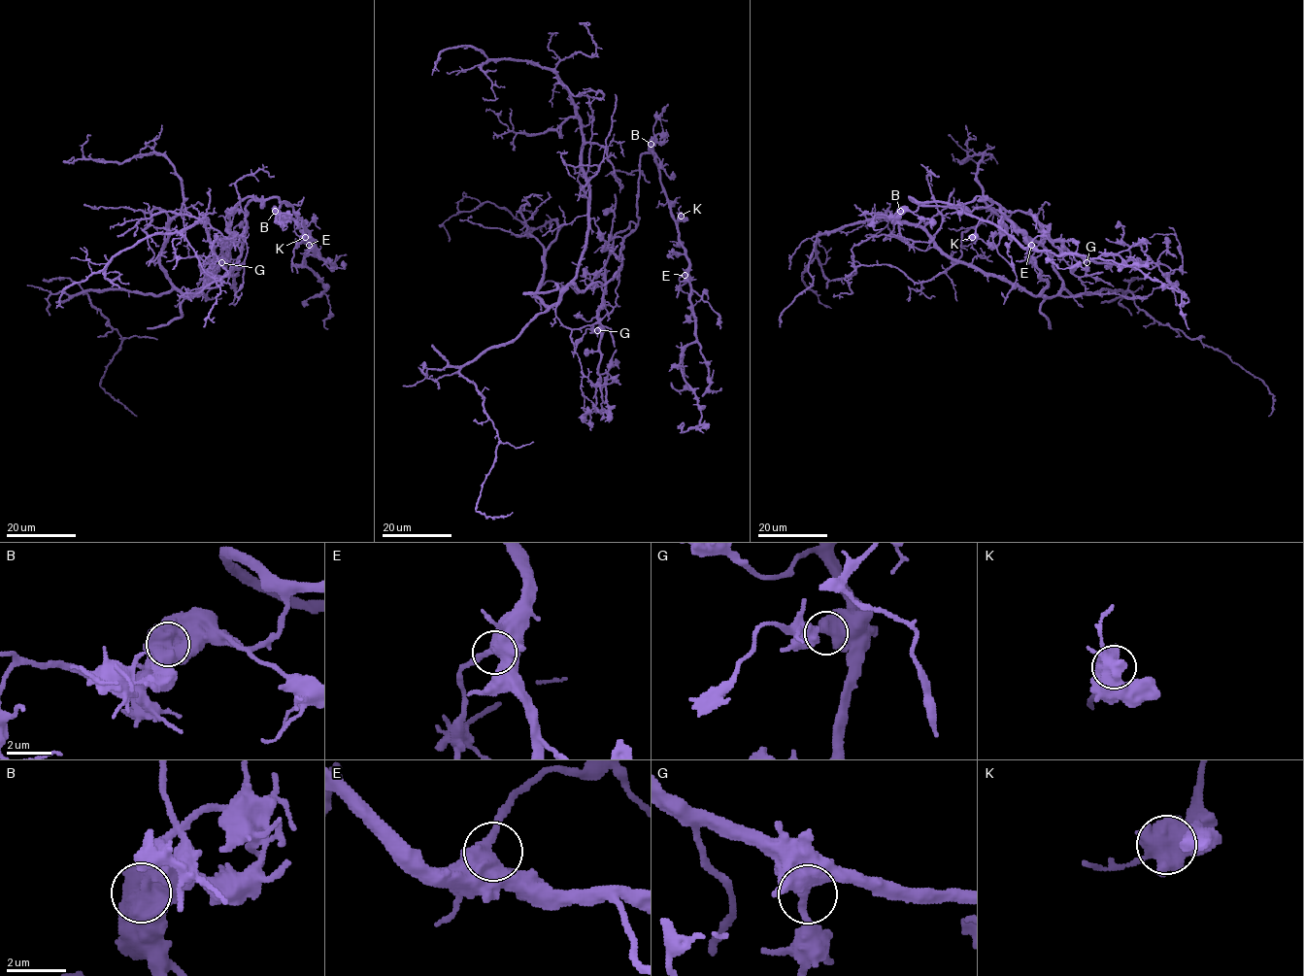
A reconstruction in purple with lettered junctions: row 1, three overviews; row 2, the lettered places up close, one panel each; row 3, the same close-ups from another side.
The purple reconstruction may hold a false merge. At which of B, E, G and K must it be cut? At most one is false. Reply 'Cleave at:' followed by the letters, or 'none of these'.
Cleave at: B

